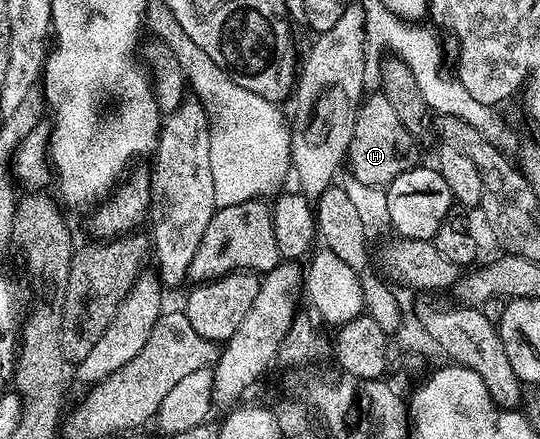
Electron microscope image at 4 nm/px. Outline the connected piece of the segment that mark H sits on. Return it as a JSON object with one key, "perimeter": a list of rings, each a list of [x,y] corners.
{"perimeter":[[[375,94],[361,103],[356,113],[356,124],[353,126],[353,138],[349,144],[346,168],[352,172],[354,178],[364,182],[367,186],[387,186],[406,170],[417,167],[417,141],[407,132],[406,126],[394,114],[393,107],[384,95]]]}

